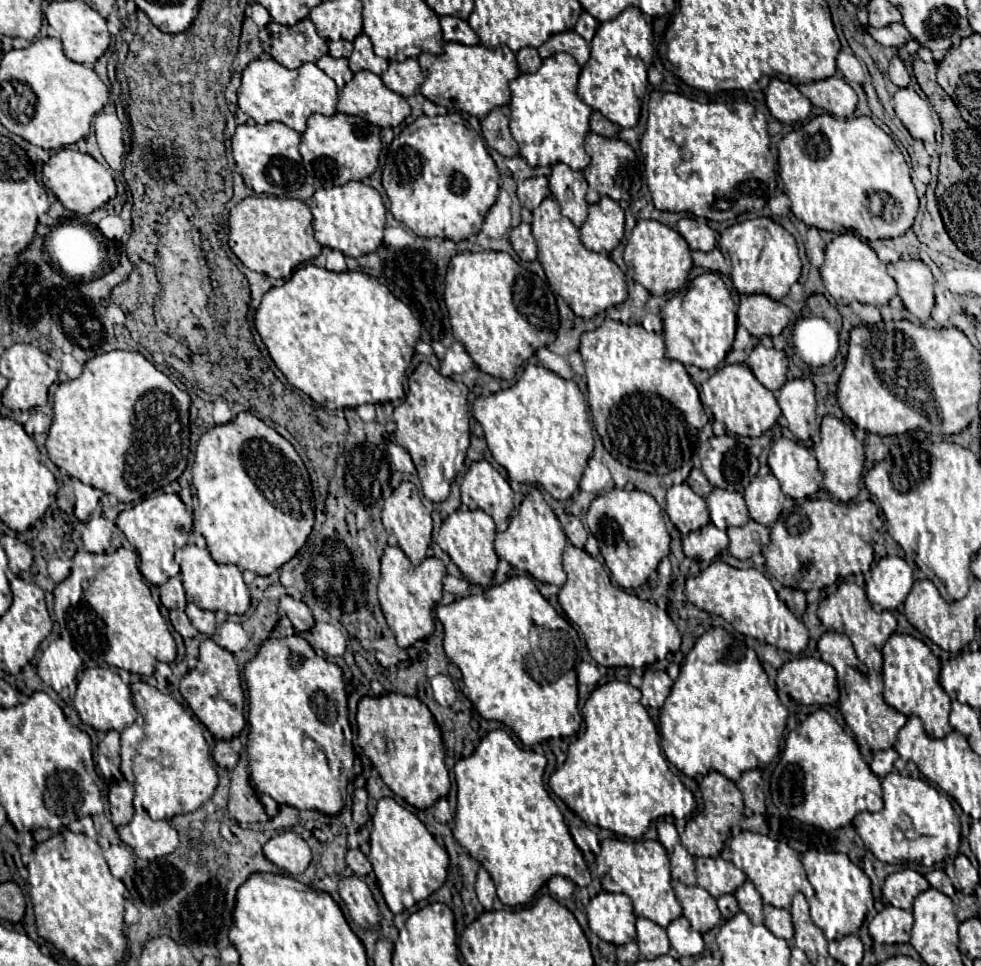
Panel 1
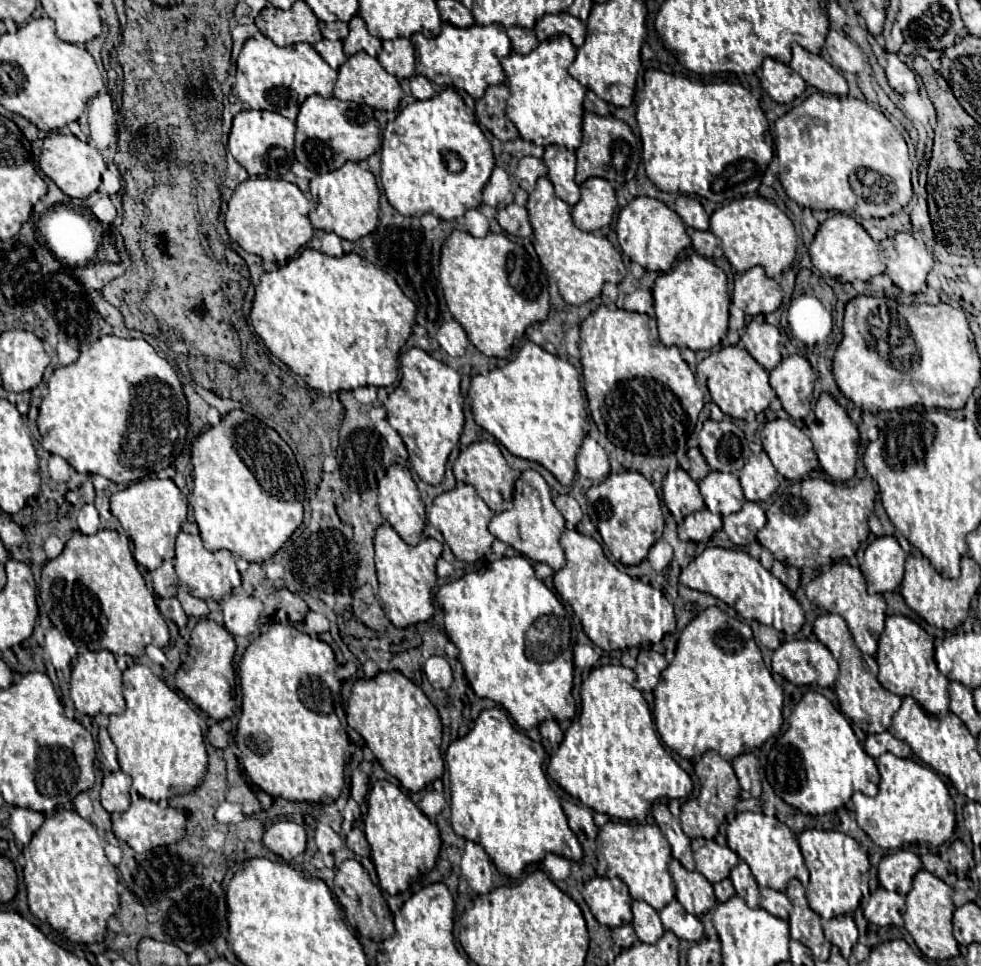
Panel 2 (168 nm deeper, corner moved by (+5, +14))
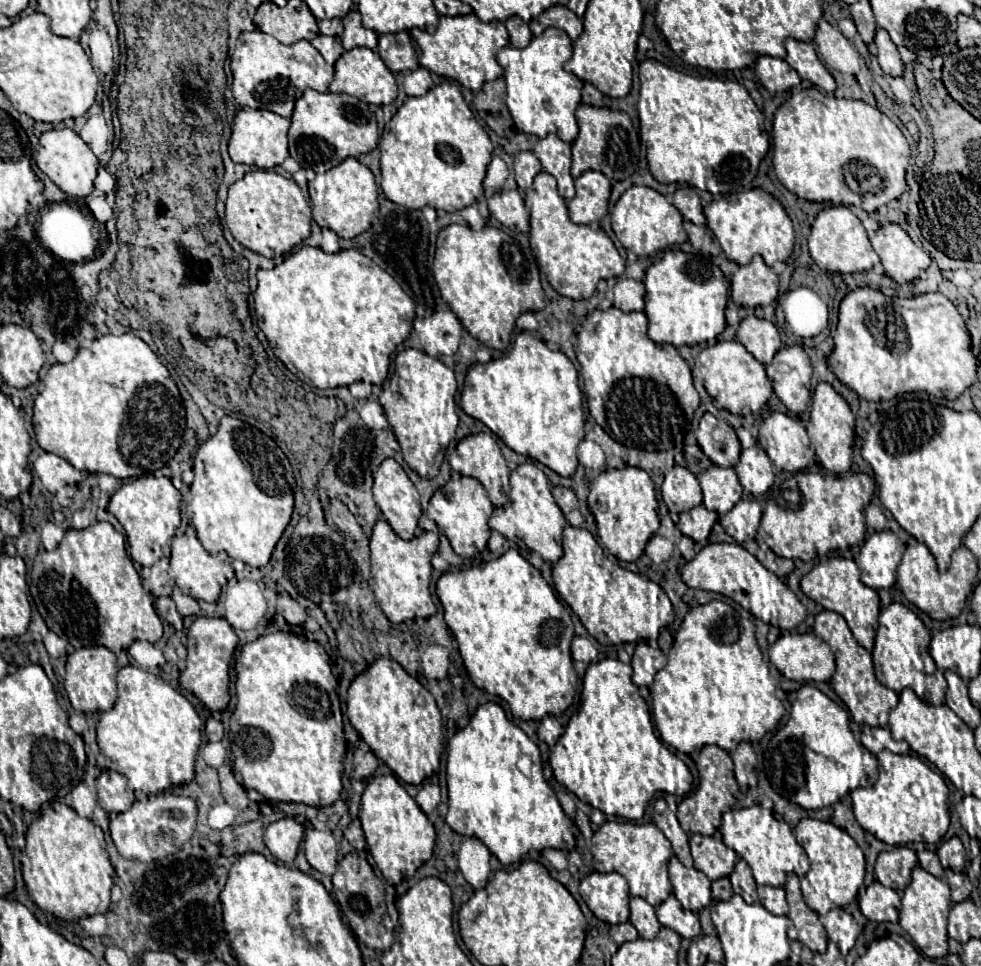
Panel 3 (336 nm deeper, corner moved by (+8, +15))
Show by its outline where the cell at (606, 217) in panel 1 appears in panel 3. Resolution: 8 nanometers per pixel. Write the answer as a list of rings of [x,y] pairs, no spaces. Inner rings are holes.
[[[584,172],[576,178],[576,196],[568,202],[574,224],[596,224],[608,212],[610,182],[602,172]]]

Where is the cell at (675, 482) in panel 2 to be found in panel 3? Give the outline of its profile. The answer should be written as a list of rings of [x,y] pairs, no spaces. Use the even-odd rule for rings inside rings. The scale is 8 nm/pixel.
[[[674,466],[666,474],[660,490],[662,490],[662,500],[666,502],[672,514],[680,514],[702,504],[702,490],[698,478],[682,466]]]

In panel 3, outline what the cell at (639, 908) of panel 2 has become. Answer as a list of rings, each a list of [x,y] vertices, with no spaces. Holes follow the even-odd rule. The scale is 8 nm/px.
[[[630,898],[630,922],[642,938],[654,938],[660,932],[654,908],[644,898]]]

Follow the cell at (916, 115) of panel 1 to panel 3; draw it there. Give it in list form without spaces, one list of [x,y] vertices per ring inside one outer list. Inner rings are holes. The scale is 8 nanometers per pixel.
[[[878,30],[876,32],[876,38],[874,38],[876,46],[878,46],[878,62],[880,62],[880,68],[884,70],[886,76],[904,76],[904,64],[900,60],[900,54],[896,50],[896,44],[890,40],[888,32],[884,30]]]

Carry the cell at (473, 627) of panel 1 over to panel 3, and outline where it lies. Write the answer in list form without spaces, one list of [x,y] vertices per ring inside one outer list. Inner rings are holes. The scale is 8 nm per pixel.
[[[516,548],[470,570],[442,574],[436,582],[436,596],[444,606],[444,620],[458,642],[460,656],[476,688],[506,700],[512,716],[520,720],[560,716],[572,704],[576,694],[576,672],[570,656],[570,642],[574,636],[570,614],[542,574]]]

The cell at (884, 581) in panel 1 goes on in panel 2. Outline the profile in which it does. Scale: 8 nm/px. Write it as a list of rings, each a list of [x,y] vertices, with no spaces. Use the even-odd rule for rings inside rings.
[[[877,537],[865,549],[865,579],[871,593],[895,591],[903,581],[907,555],[895,537]]]

